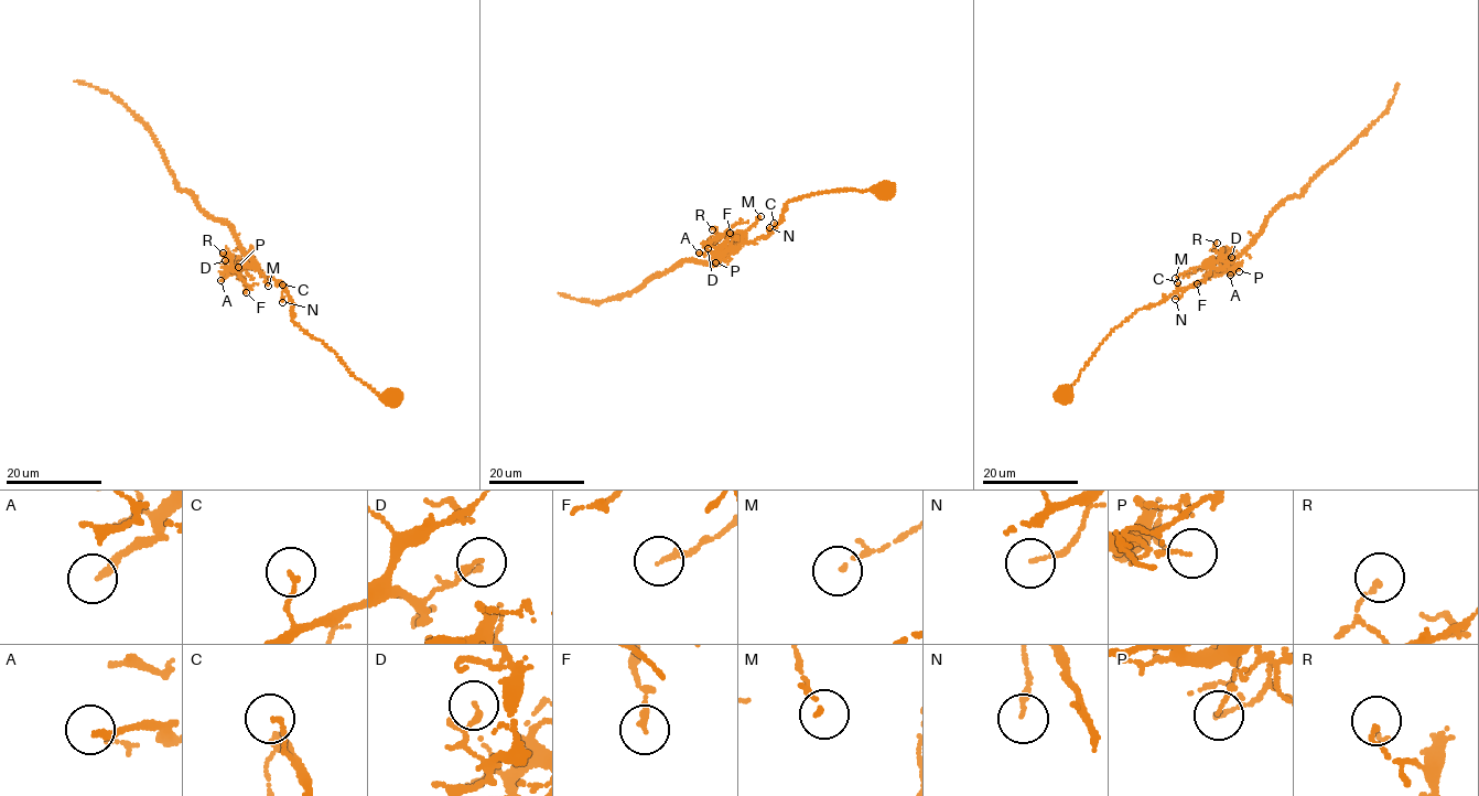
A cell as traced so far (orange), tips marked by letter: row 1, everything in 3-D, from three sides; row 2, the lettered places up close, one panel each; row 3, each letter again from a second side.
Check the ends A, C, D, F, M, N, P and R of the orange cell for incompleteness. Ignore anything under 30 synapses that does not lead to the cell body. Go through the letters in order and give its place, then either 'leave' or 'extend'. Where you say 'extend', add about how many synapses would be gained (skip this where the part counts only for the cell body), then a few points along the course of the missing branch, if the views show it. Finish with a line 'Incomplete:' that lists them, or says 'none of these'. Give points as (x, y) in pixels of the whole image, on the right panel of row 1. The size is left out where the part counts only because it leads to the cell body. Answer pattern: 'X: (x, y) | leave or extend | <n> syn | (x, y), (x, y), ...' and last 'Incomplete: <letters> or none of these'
A: (1230, 275) | leave
C: (1177, 282) | leave
D: (1231, 257) | leave
F: (1197, 283) | leave
M: (1175, 278) | leave
N: (1175, 299) | leave
P: (1239, 271) | leave
R: (1217, 243) | leave
Incomplete: none of these

